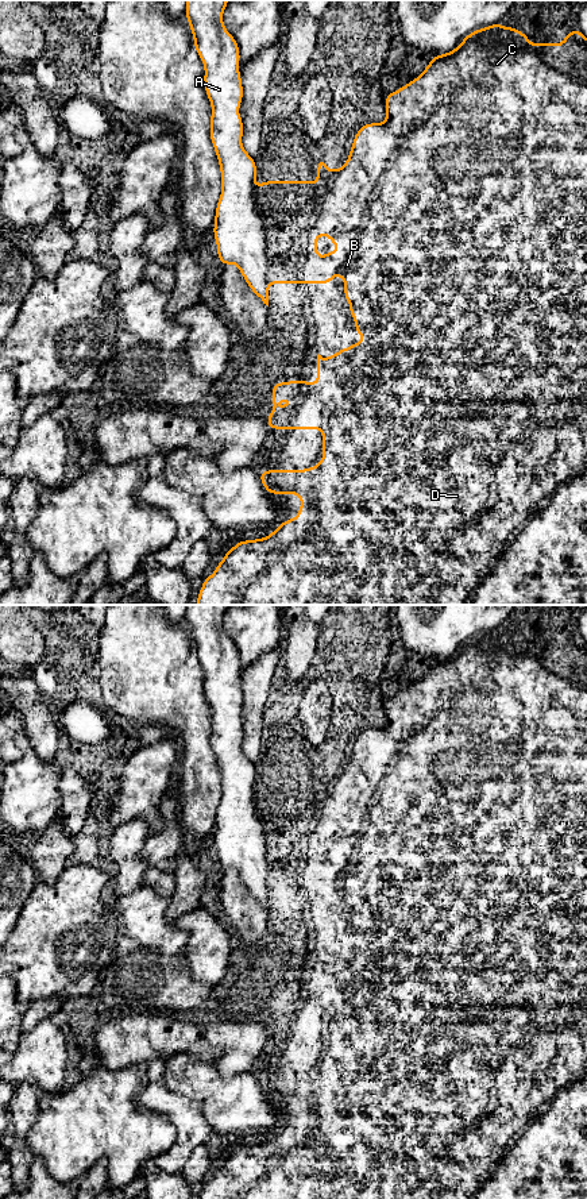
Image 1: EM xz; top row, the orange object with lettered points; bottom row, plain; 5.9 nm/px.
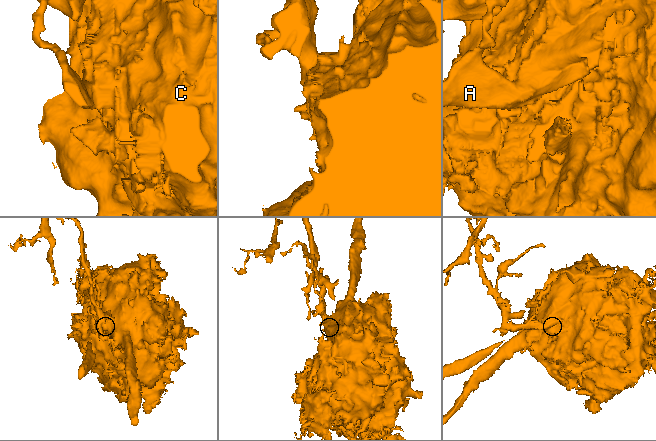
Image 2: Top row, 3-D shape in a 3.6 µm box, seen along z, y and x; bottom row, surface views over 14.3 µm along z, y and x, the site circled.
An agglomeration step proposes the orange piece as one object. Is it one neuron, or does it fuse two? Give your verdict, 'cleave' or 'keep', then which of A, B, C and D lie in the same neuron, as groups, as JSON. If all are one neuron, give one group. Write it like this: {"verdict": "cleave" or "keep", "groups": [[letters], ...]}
{"verdict": "cleave", "groups": [["A"], ["B", "C", "D"]]}

